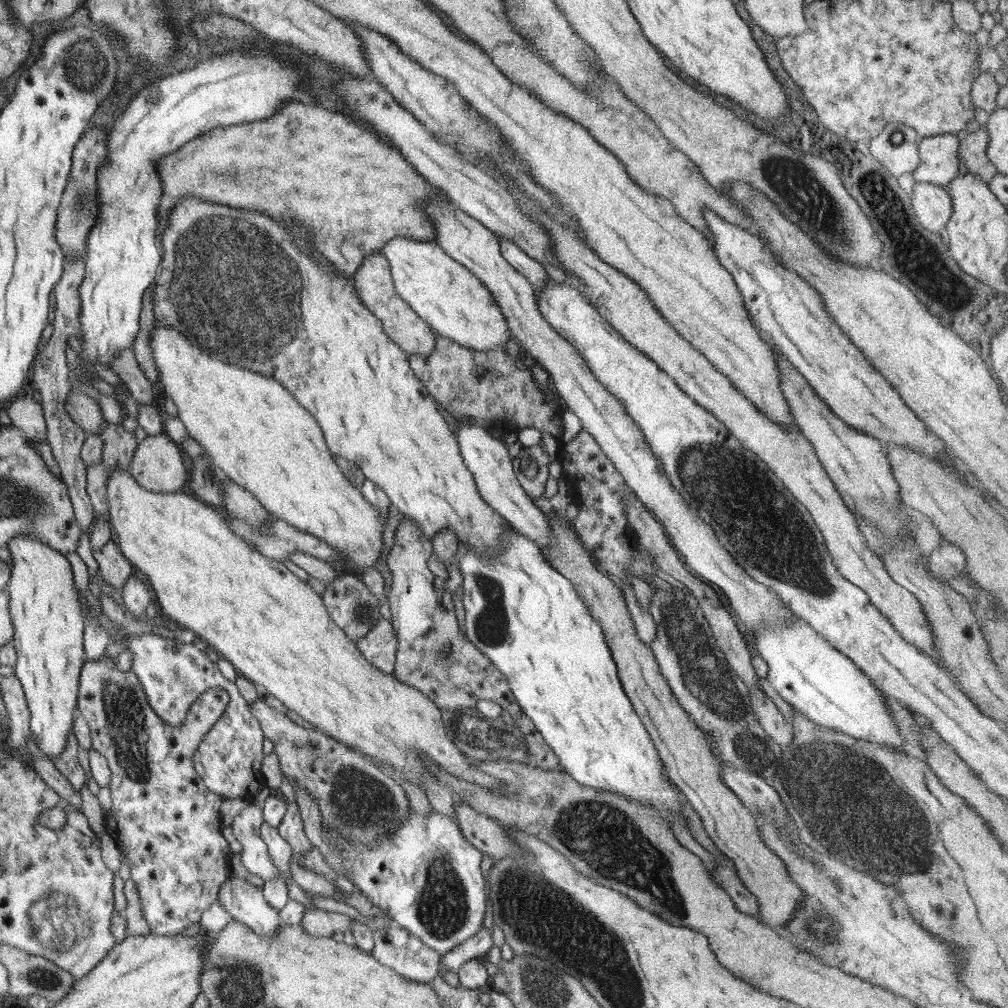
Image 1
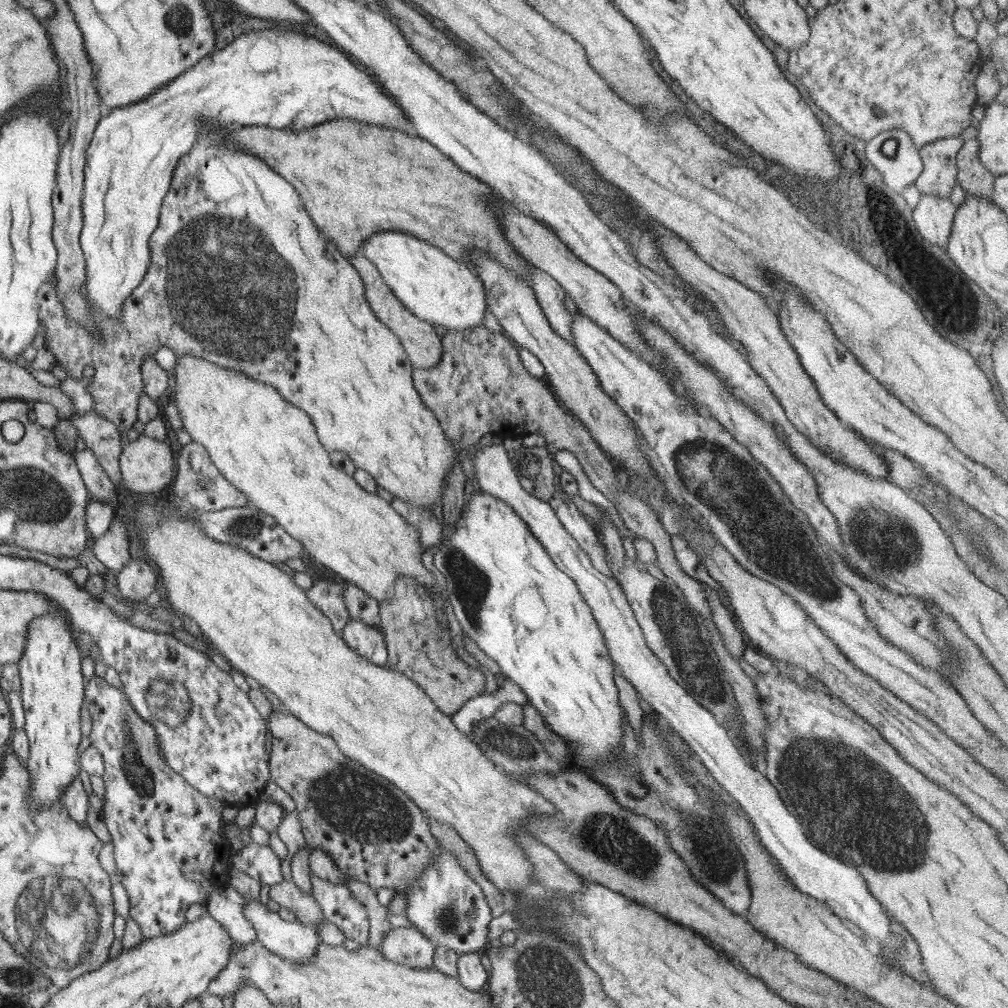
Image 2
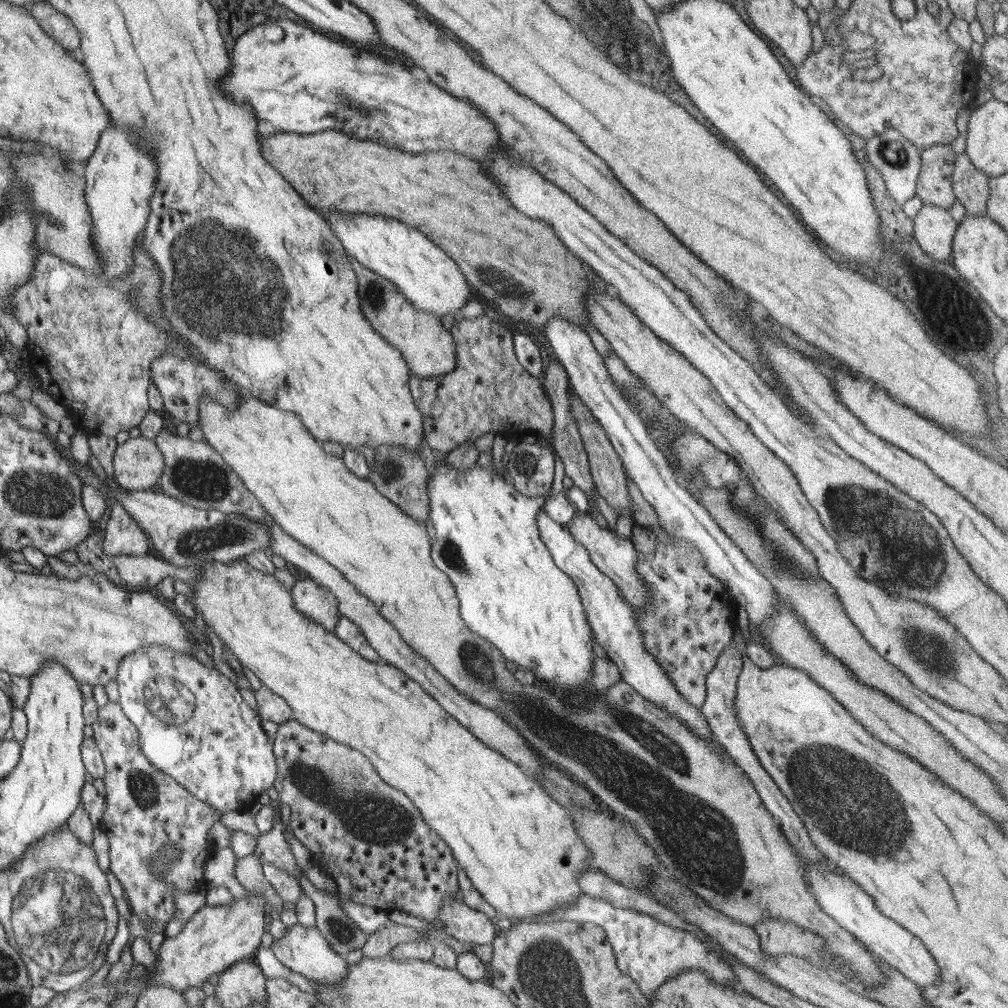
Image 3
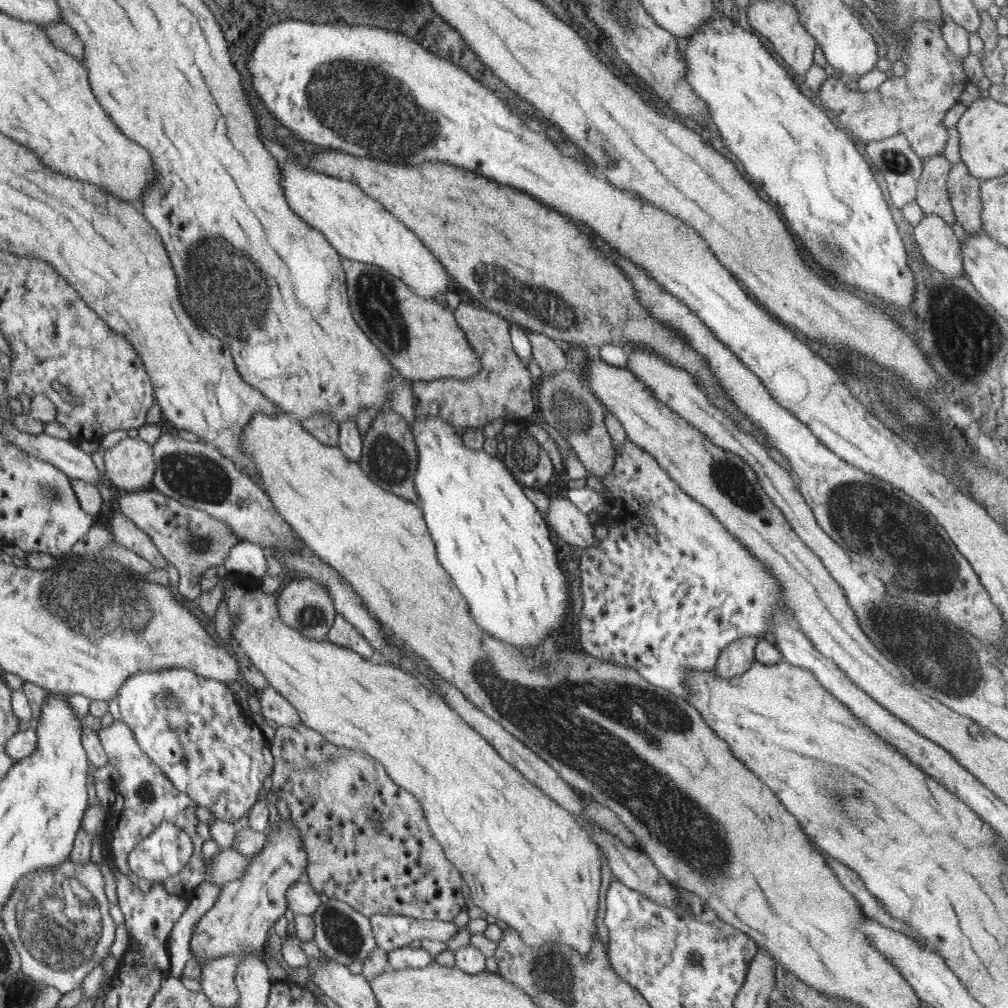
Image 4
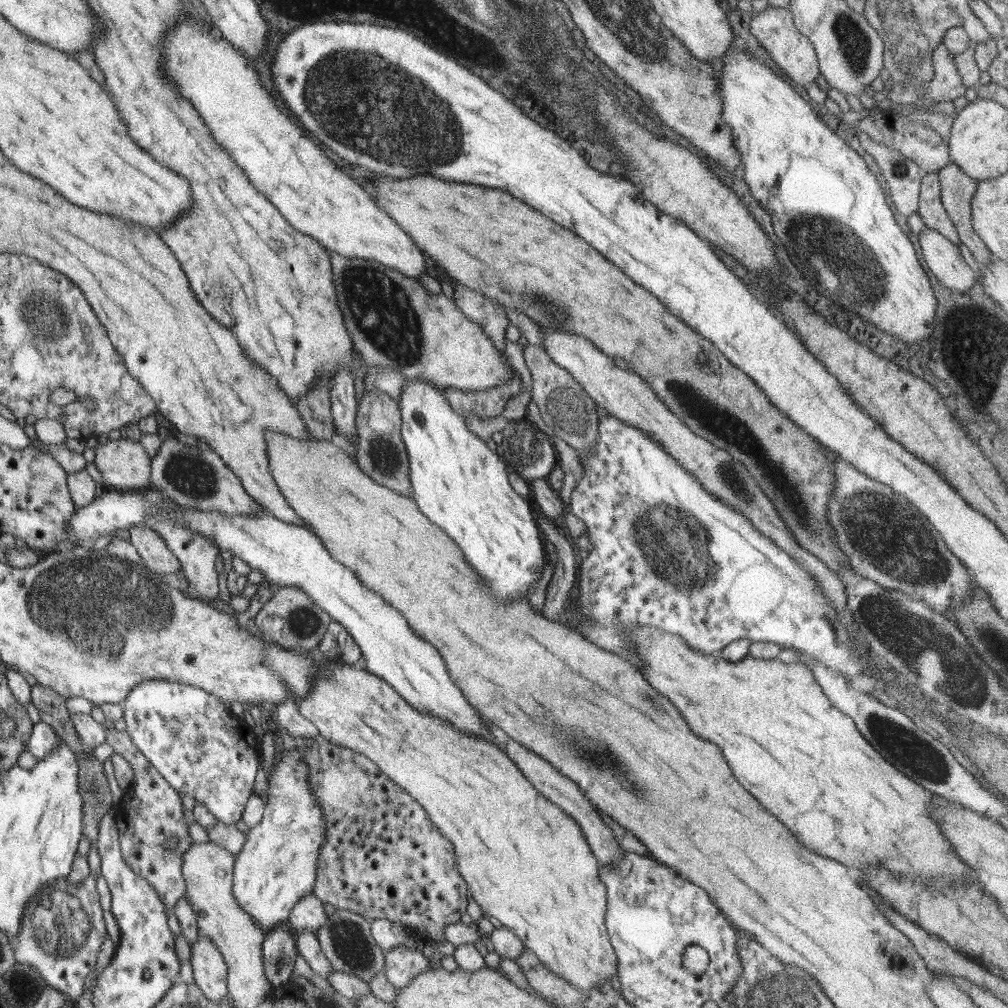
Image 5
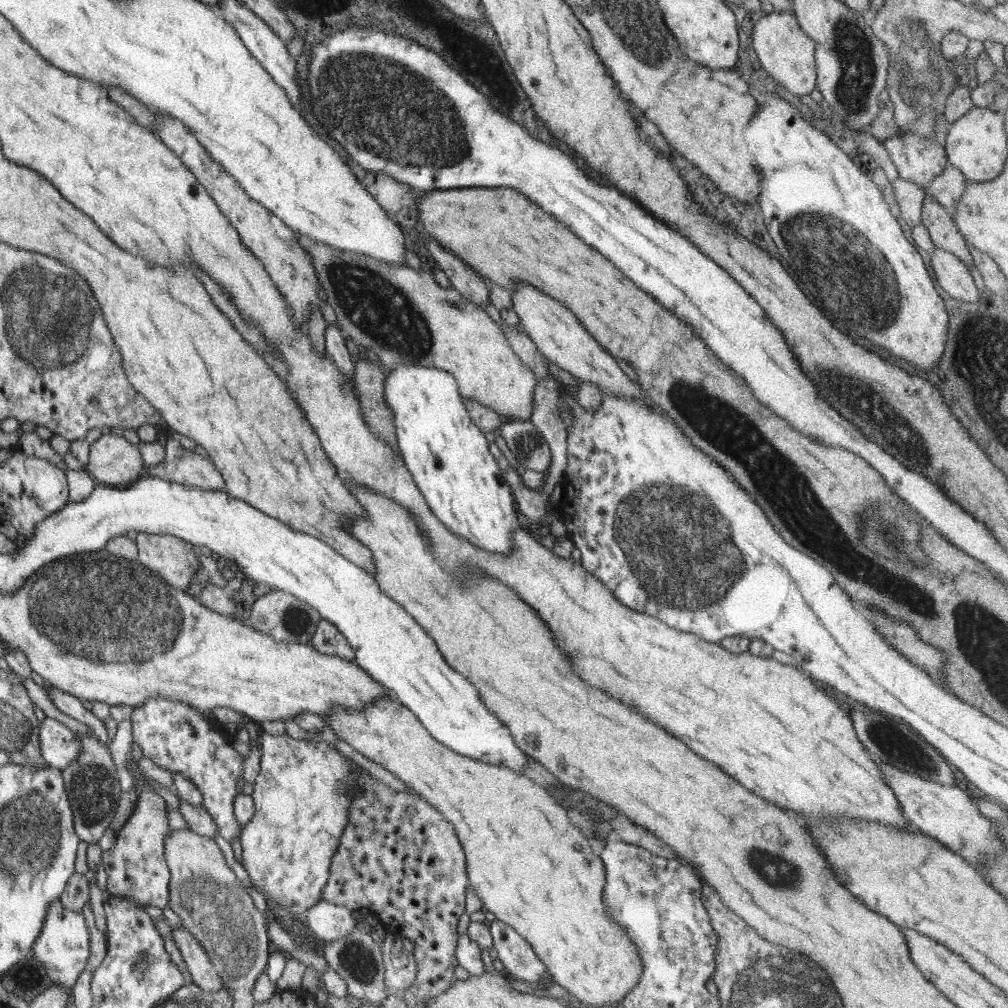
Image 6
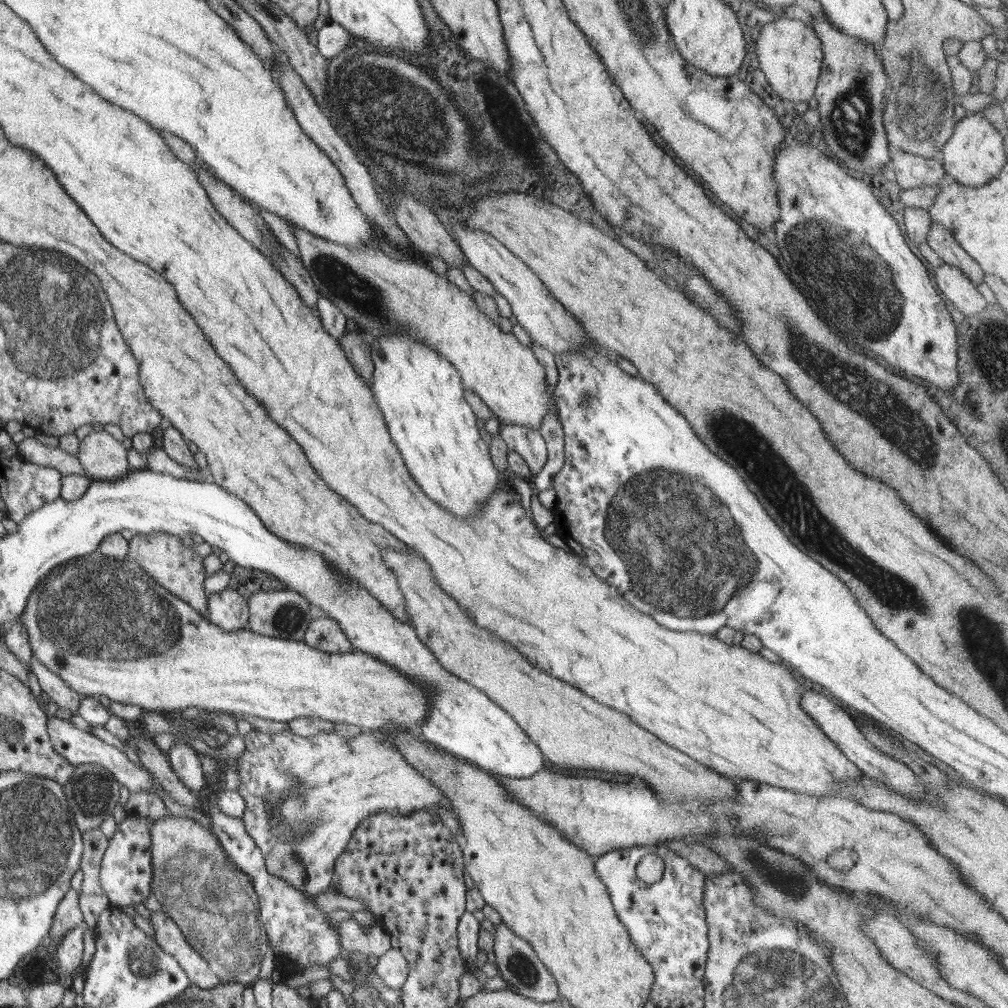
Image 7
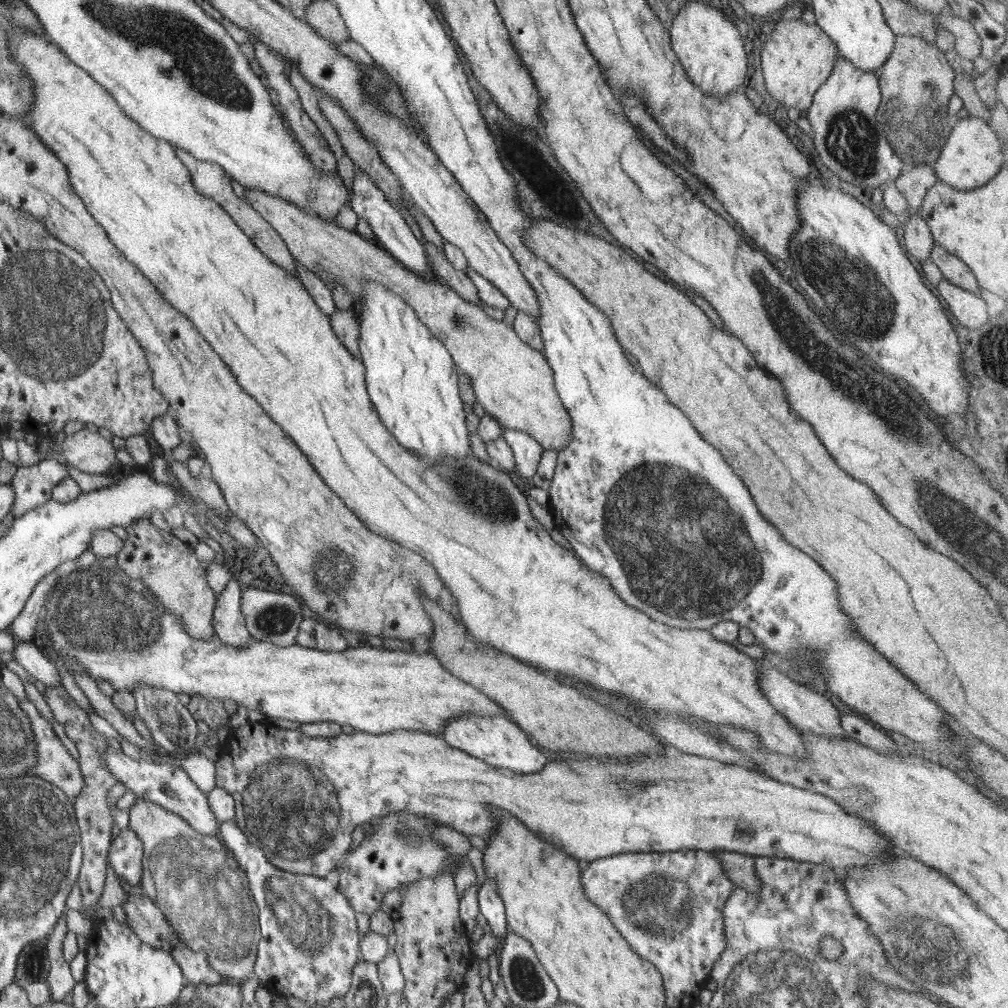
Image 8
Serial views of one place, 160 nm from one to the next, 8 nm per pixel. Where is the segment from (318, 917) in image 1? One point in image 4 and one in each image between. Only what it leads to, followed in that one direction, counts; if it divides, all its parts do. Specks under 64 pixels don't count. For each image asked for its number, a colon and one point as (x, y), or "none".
2: (289, 896)
3: (248, 869)
4: (228, 865)

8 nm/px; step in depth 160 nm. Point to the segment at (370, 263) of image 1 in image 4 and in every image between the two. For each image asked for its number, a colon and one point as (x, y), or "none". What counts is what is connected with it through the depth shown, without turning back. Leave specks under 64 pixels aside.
2: (423, 346)
3: (428, 348)
4: (421, 338)

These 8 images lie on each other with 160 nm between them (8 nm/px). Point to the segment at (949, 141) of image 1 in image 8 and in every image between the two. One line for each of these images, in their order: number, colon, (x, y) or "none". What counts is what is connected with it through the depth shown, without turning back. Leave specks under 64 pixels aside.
2: (938, 177)
3: (934, 187)
4: (932, 195)
5: (931, 209)
6: (944, 233)
7: (941, 240)
8: (954, 269)

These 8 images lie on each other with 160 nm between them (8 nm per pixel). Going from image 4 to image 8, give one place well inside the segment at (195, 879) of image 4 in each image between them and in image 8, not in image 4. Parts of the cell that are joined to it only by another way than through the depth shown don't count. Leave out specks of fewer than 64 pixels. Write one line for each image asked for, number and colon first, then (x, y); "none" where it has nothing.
5: (151, 814)
6: (136, 868)
7: (126, 869)
8: (125, 853)

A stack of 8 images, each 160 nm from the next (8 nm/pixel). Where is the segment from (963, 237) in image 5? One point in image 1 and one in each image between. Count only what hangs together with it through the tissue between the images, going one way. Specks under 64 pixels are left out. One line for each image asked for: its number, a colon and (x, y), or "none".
1: (973, 149)
2: (975, 179)
3: (970, 185)
4: (964, 189)

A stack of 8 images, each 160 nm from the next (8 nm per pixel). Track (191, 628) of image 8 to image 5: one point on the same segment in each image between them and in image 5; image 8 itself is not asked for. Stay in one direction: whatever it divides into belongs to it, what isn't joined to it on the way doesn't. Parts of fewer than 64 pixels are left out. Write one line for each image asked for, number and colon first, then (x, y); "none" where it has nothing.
5: (154, 553)
6: (173, 559)
7: (177, 568)

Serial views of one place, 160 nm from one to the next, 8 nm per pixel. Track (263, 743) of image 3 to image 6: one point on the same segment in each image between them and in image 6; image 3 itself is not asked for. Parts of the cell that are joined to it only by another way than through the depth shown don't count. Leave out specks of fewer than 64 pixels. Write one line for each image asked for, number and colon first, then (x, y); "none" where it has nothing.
4: (191, 727)
5: (186, 732)
6: (178, 737)

